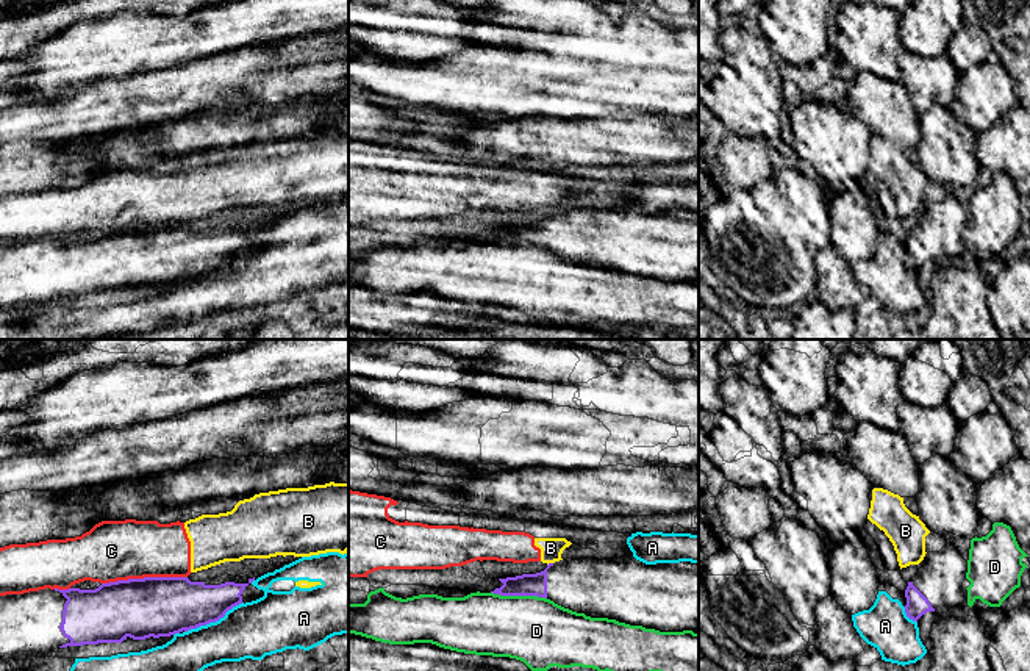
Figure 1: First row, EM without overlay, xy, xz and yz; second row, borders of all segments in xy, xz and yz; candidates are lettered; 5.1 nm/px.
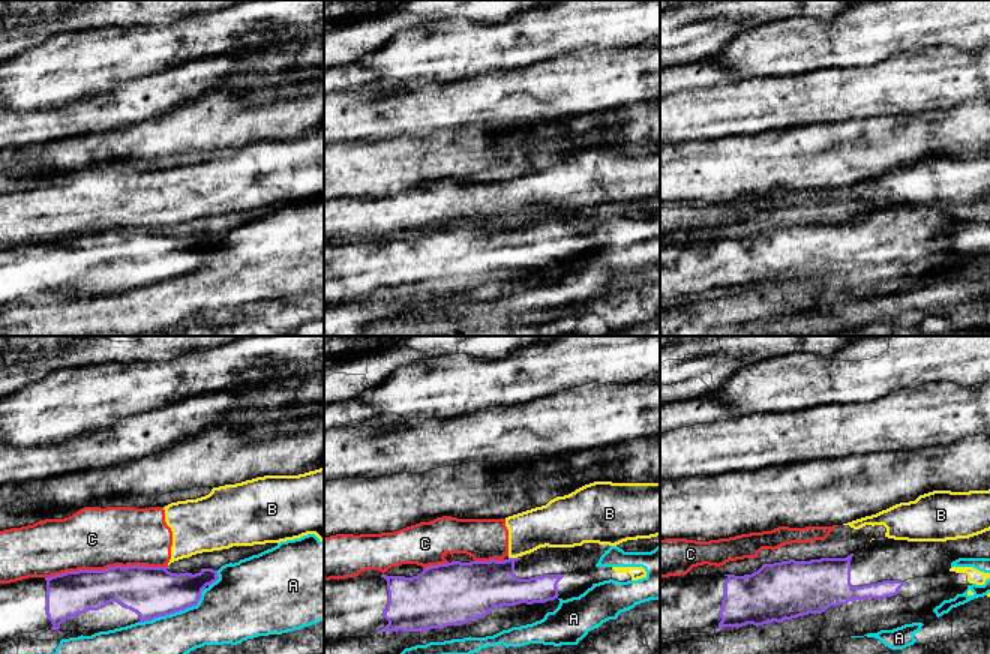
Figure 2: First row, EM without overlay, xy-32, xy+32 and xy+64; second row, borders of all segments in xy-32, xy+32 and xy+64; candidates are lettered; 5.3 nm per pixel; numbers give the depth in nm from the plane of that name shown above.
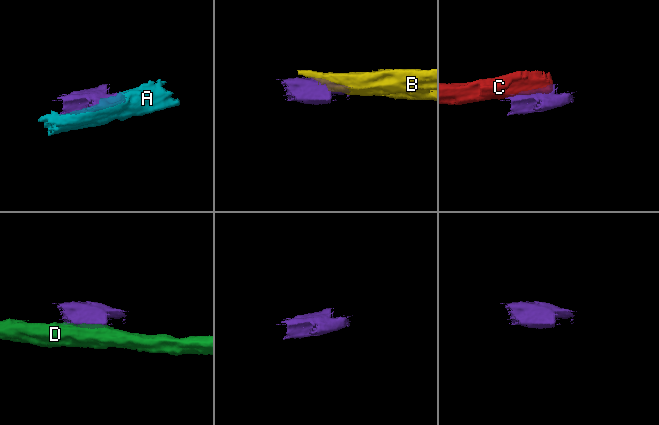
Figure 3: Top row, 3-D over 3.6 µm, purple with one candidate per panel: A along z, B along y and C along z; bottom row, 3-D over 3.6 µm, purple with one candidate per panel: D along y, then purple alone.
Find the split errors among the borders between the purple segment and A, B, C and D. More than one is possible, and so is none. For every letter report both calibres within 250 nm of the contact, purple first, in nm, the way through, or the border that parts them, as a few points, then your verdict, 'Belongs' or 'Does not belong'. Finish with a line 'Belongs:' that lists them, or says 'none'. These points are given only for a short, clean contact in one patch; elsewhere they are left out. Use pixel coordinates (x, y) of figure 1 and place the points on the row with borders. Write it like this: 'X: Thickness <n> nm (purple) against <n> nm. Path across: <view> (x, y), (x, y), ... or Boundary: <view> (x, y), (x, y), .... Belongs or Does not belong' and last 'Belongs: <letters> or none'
A: Thickness 300 nm (purple) against 300 nm. Does not belong
B: Thickness 110 nm (purple) against 110 nm. Boundary: xz (552, 562), (547, 565). Does not belong
C: Thickness 300 nm (purple) against 320 nm. Does not belong
D: Thickness 110 nm (purple) against 340 nm. Does not belong
Belongs: none

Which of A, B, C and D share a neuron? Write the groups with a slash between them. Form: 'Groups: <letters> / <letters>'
Groups: A / B C / D

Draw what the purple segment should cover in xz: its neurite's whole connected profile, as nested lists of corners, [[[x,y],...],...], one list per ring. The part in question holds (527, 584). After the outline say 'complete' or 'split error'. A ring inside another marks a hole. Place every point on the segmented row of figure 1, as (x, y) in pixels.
[[[635,557],[621,558],[566,558],[549,563],[536,574],[522,574],[516,577],[499,579],[503,585],[495,588],[500,596],[538,596],[577,613],[597,613],[608,619],[616,619],[630,626],[642,626],[660,632],[683,632],[699,627],[699,563],[656,563],[646,565]]] | split error

